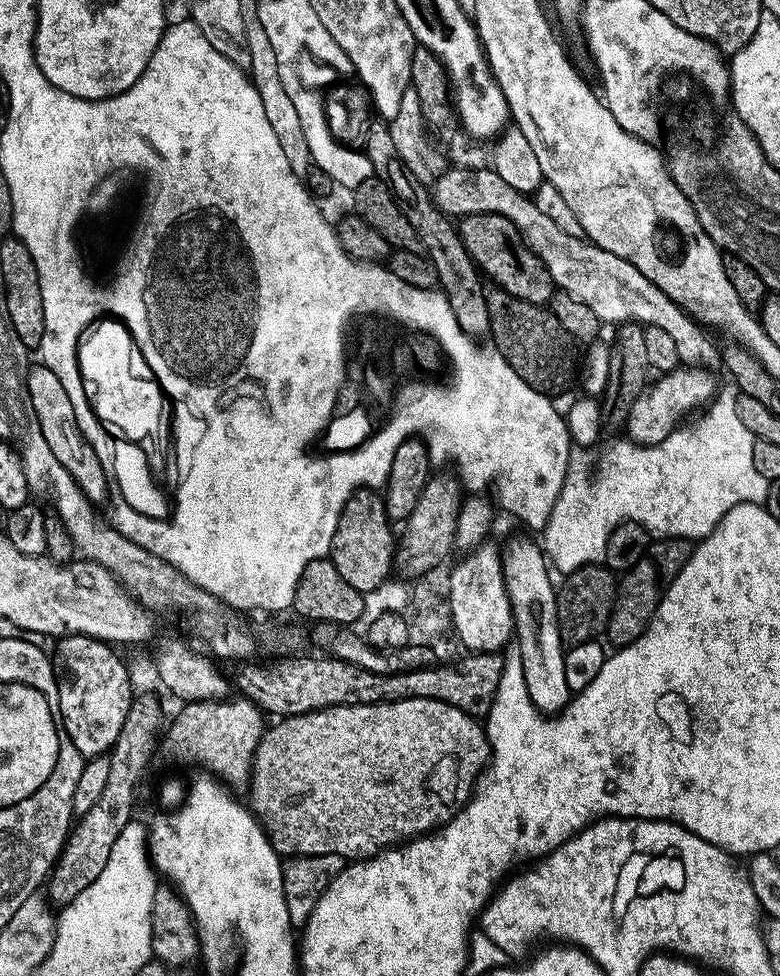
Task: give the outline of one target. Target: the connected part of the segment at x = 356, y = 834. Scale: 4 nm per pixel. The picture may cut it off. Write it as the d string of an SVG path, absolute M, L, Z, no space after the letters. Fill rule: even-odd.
M410 698L409 700L392 700L389 704L343 704L314 710L297 716L285 716L277 719L276 724L267 729L258 742L258 750L252 759L252 778L250 807L252 815L260 822L261 828L272 843L272 849L281 857L317 856L318 854L338 854L345 861L369 860L385 848L391 848L401 842L425 835L450 823L472 798L480 773L488 766L490 749L485 725L475 716L468 716L462 710L446 702L430 698Z

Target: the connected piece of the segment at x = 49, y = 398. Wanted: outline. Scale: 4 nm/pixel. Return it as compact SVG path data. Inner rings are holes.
M36 362L28 369L28 389L30 402L34 406L34 414L38 418L38 426L42 426L42 438L50 446L54 458L66 466L70 478L78 482L84 496L93 506L100 506L108 499L108 483L102 470L102 462L98 462L98 454L94 454L92 443L76 425L76 408L70 403L70 394L61 388L61 378L42 362Z

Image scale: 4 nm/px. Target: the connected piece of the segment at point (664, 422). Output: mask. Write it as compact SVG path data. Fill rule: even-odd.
M681 366L672 372L663 373L660 380L653 379L634 398L634 406L630 406L630 414L626 425L627 439L636 444L657 444L676 431L680 420L687 412L695 410L699 404L707 405L718 391L718 383L712 377L713 373L699 366ZM708 400L708 401L707 401ZM680 420L680 421L679 421Z

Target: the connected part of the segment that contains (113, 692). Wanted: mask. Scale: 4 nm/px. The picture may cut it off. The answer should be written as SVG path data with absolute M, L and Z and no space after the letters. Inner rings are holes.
M66 636L55 641L56 656L51 657L52 667L56 674L58 686L58 720L70 734L70 742L85 758L103 756L111 753L118 733L122 730L122 722L126 722L126 714L130 710L134 699L132 692L132 676L126 665L120 661L120 656L113 645L96 640L92 636Z

